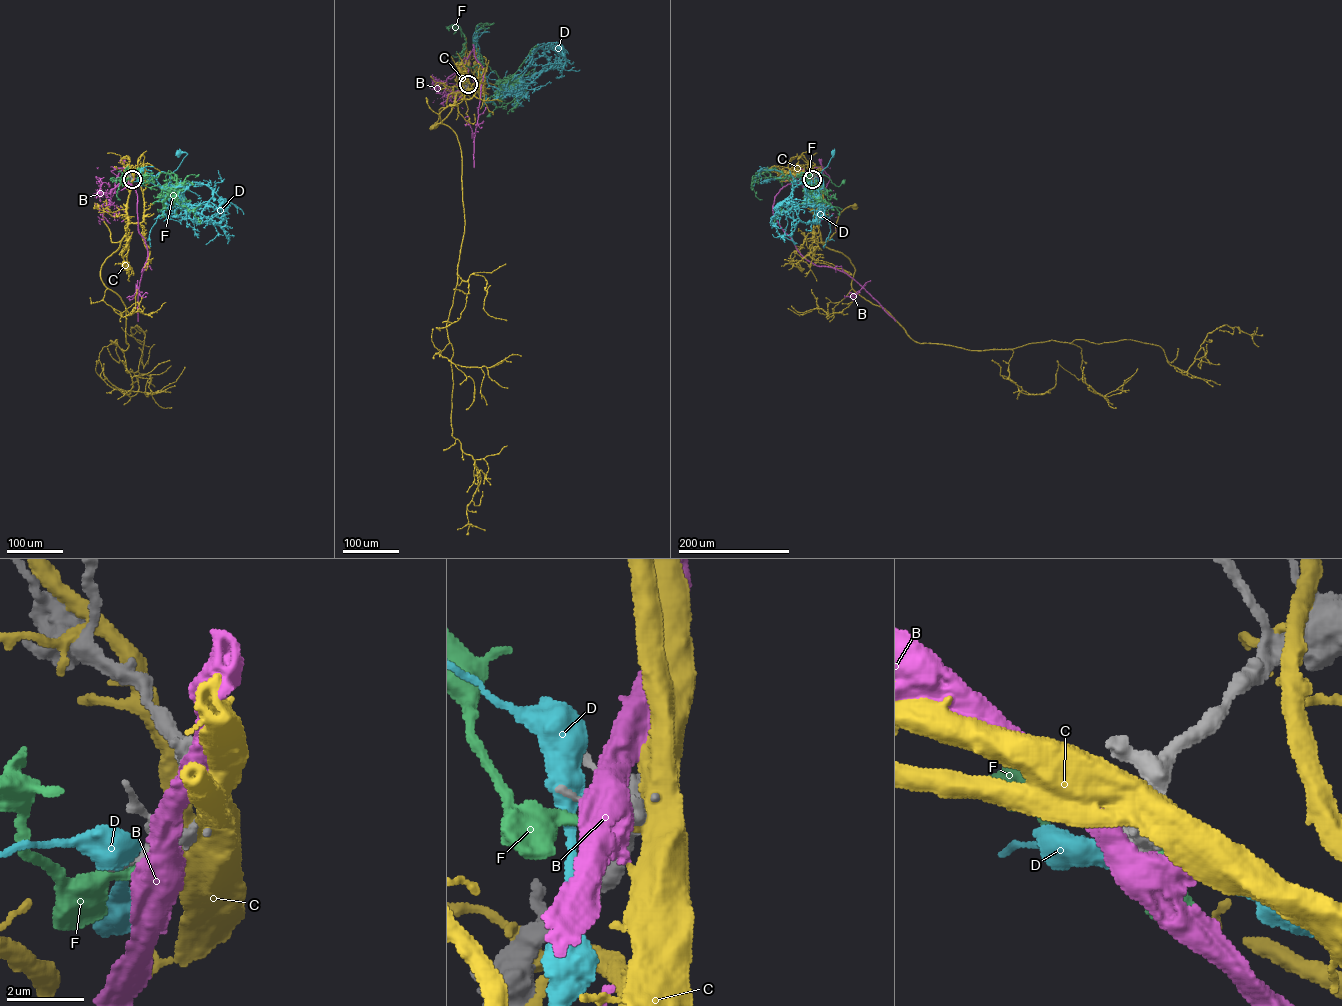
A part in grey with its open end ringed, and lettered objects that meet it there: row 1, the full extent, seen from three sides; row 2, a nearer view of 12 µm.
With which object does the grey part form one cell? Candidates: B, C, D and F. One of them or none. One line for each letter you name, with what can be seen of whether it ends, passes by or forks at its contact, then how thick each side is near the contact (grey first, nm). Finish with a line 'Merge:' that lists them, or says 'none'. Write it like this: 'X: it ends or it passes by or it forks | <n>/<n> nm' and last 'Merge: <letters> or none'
Merge: none

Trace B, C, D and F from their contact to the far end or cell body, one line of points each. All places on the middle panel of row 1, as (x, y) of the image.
B: (467, 84), (466, 88), (439, 81), (441, 89), (449, 92), (451, 101), (458, 92)
C: (468, 85), (465, 94), (463, 90), (448, 95), (446, 107), (439, 110), (439, 117), (433, 126)
D: (467, 84), (466, 89), (477, 92), (491, 86), (495, 91), (511, 94), (523, 106), (514, 105)
F: (467, 85), (461, 73), (463, 66), (483, 63), (509, 82), (503, 104), (489, 115)

